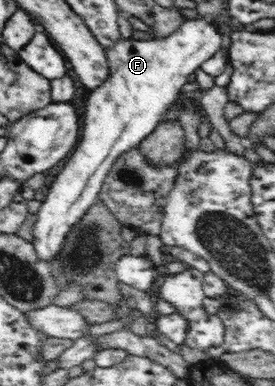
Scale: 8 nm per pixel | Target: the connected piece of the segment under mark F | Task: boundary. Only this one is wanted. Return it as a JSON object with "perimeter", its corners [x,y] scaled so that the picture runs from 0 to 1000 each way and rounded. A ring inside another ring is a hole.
{"perimeter":[[[724,47],[669,52],[633,85],[604,96],[545,98],[545,104],[440,96],[415,117],[382,130],[396,192],[367,225],[331,233],[313,254],[309,316],[298,329],[305,360],[291,360],[262,407],[240,417],[225,443],[204,453],[175,503],[149,510],[156,526],[135,554],[116,619],[124,645],[149,674],[178,679],[225,653],[229,635],[244,624],[244,604],[356,521],[360,500],[411,425],[440,402],[491,386],[567,334],[582,316],[596,313],[607,288],[651,254],[658,225],[687,212],[684,197],[727,176],[753,153],[778,148],[778,137],[800,127],[800,117],[807,117],[807,88],[793,83],[793,70],[760,47]]]}

